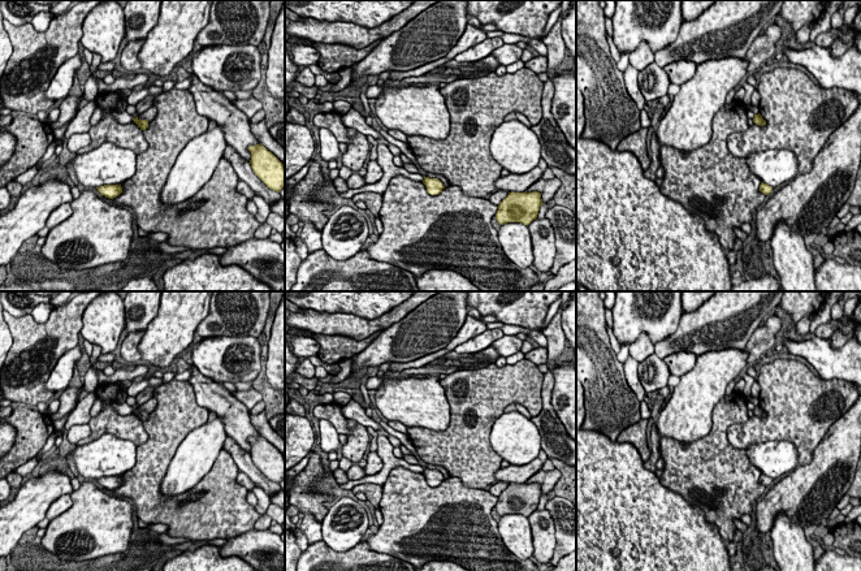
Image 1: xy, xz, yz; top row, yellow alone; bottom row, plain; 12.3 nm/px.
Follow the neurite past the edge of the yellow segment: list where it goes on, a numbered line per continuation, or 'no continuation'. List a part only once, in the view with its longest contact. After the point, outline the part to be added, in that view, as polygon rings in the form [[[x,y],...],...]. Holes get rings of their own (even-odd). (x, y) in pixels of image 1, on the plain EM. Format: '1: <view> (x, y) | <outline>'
no continuation

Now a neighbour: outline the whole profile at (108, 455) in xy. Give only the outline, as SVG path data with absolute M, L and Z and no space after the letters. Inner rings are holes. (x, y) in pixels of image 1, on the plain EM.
M103 434L92 442L77 445L65 459L73 459L78 473L87 480L122 476L135 466L137 446L129 440Z

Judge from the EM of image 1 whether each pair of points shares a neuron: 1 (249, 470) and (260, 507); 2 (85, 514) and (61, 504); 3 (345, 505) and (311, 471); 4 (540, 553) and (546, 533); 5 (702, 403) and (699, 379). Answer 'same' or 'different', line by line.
1: same
2: different
3: different
4: same
5: same

